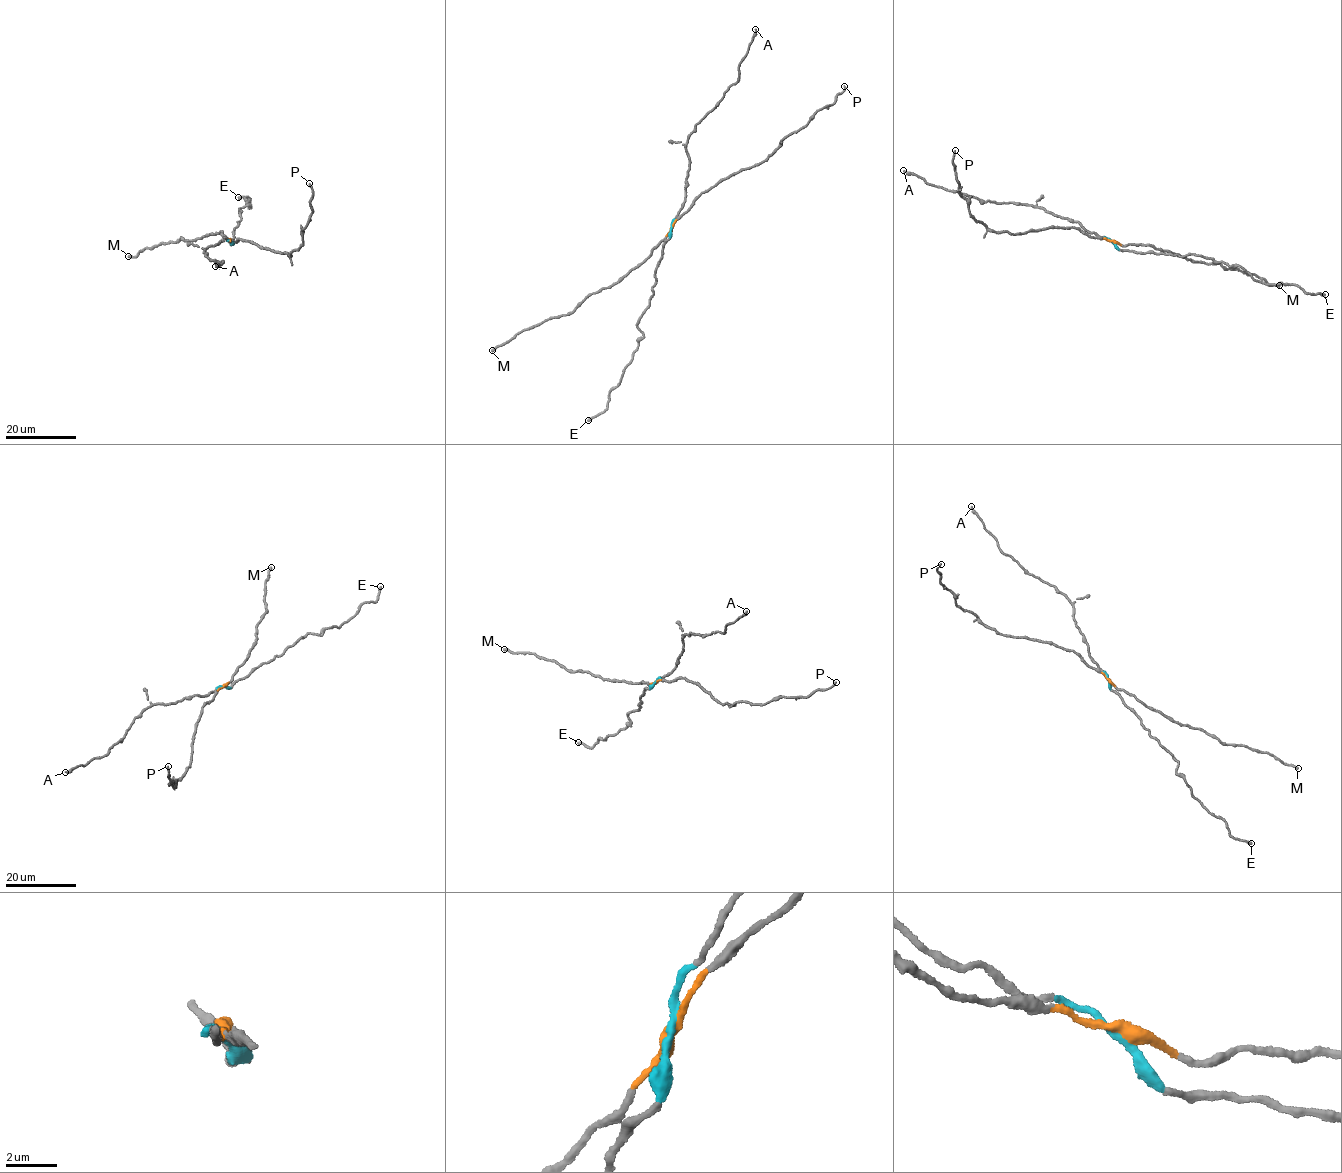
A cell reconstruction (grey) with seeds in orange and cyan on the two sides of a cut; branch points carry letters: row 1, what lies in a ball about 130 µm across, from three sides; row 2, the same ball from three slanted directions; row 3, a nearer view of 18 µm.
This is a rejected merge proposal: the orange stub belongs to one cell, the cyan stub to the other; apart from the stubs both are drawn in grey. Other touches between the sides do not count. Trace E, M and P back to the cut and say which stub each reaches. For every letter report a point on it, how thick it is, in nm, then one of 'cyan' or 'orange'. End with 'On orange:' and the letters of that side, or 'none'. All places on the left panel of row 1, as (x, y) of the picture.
E: (238, 197) | 400 nm | cyan
M: (128, 256) | 340 nm | orange
P: (309, 183) | 150 nm | orange
On orange: M, P

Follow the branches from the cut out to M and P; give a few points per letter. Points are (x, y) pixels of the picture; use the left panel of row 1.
M: (230, 240), (222, 231), (194, 240), (185, 241), (182, 237), (175, 242), (146, 248), (135, 256), (128, 256)
P: (230, 240), (240, 239), (289, 255), (302, 243), (301, 230), (312, 213), (309, 183)

